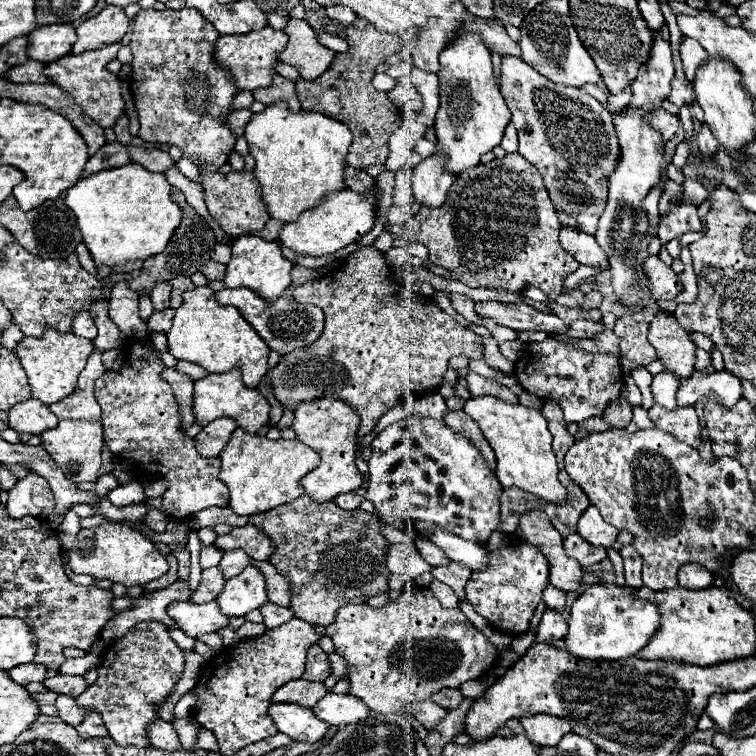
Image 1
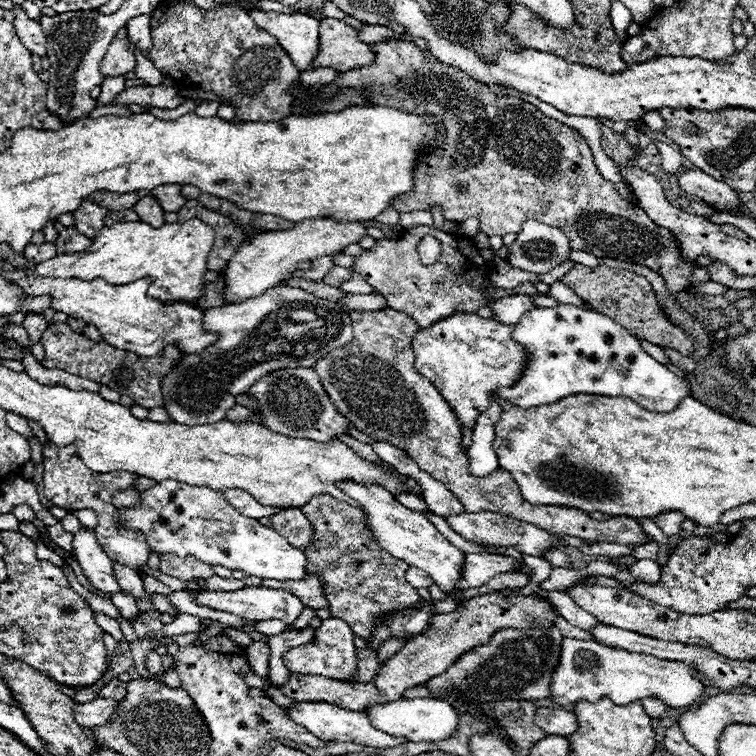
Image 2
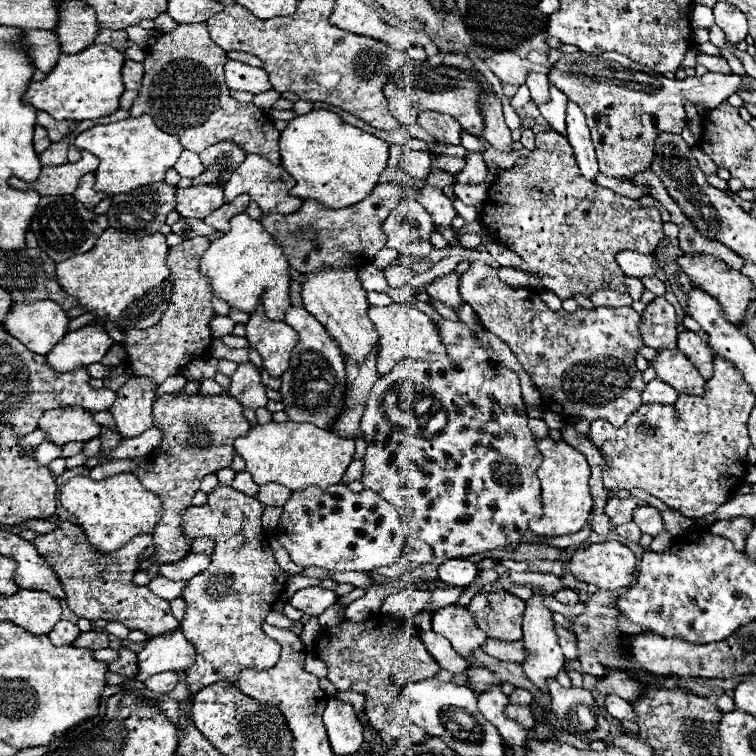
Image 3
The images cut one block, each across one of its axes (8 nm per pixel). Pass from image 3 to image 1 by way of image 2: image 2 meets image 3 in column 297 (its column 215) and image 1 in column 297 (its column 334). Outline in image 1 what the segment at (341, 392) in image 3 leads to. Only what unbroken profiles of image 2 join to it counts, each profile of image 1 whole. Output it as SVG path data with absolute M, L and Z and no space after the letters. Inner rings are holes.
M224 288L224 290L216 292L218 304L238 308L240 314L246 318L246 322L278 354L288 354L288 352L292 352L296 348L304 348L304 346L316 342L316 338L322 334L322 328L324 328L324 312L320 308L310 306L310 304L290 302L288 296L290 296L290 290L286 290L284 296L278 298L276 302L264 302L258 294L254 294L248 288L234 288L234 290Z

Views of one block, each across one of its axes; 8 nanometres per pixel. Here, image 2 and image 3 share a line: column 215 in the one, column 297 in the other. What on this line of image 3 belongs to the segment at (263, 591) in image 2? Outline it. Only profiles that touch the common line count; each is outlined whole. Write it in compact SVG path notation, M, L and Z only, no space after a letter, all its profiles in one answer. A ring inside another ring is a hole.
M310 586L310 588L302 588L298 590L292 598L290 604L296 610L302 610L304 614L310 616L320 616L328 606L332 606L338 600L334 590L324 590L320 586Z

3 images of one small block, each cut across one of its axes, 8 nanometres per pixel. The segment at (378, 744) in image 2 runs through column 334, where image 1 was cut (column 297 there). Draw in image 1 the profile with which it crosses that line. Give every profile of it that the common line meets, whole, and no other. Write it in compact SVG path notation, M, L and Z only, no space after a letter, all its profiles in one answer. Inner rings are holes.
M272 704L268 708L270 718L274 720L278 732L290 736L296 742L318 742L326 732L328 724L318 720L312 710L296 704Z

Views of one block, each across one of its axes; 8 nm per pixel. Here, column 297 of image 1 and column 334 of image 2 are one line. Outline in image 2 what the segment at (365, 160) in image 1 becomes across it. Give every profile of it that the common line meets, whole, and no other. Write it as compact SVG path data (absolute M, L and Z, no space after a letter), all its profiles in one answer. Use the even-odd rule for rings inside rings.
M376 42L372 44L372 52L376 54L374 64L340 74L332 84L324 88L324 94L334 94L342 86L366 88L372 94L372 104L390 106L400 112L434 114L438 118L438 130L442 132L438 136L438 150L422 158L414 172L414 190L398 196L392 202L392 208L396 208L398 212L414 212L428 210L430 204L440 204L448 220L460 222L476 216L480 220L480 230L488 236L518 232L522 230L522 224L526 220L558 226L570 238L572 250L582 250L594 254L596 258L608 256L648 266L666 280L666 288L670 294L686 290L686 286L690 284L690 272L696 268L696 264L684 262L680 258L674 236L666 228L656 226L640 206L634 206L624 196L620 196L614 188L614 182L606 180L598 172L586 140L576 130L554 118L544 116L530 102L514 96L496 96L486 84L470 78L460 68L442 64L440 60L436 60L436 56L432 56L428 50L420 50L414 42Z

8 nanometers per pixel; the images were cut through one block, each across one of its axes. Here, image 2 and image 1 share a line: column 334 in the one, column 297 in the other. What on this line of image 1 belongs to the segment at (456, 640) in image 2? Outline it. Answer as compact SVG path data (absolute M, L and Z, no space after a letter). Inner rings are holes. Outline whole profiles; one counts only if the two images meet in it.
M290 680L282 688L278 688L272 696L274 704L298 704L302 708L312 708L320 698L328 694L322 682L306 682L306 680Z

